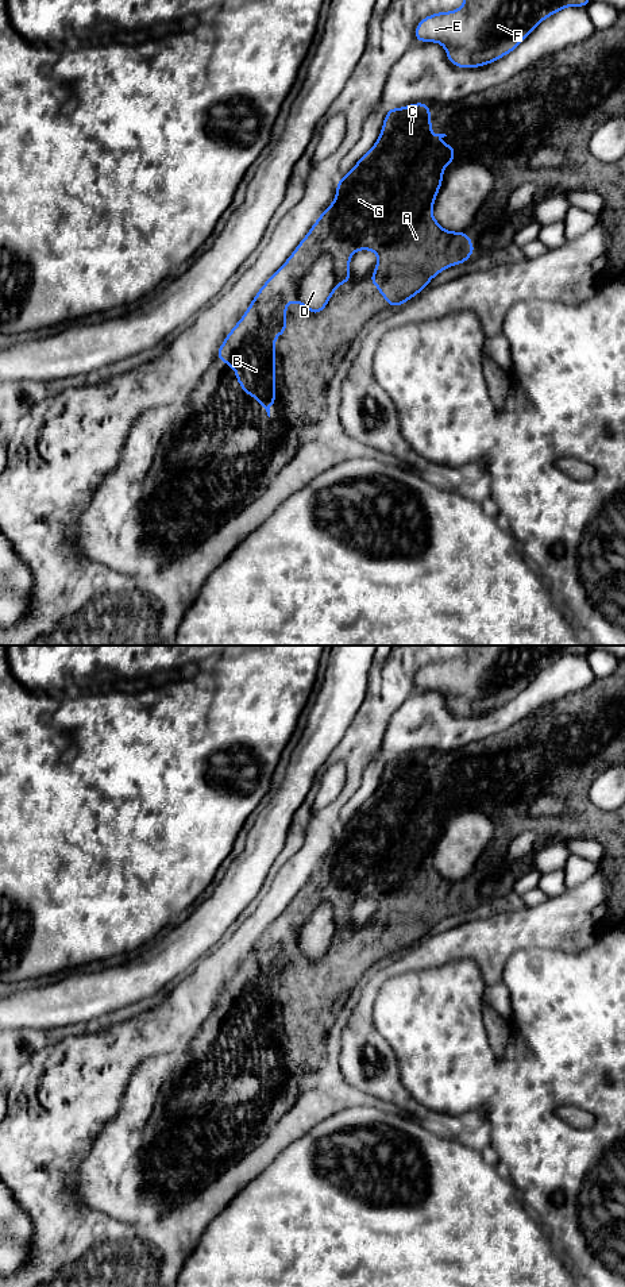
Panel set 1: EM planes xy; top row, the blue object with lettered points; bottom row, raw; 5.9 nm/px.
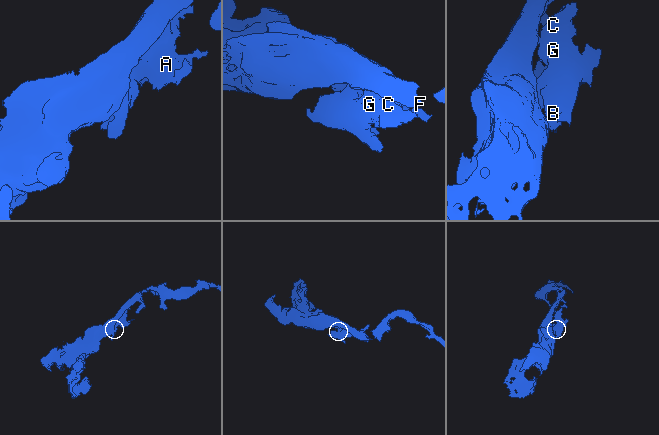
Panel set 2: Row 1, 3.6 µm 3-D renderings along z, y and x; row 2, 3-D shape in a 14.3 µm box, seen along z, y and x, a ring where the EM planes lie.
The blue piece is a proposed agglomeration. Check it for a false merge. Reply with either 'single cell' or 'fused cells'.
fused cells

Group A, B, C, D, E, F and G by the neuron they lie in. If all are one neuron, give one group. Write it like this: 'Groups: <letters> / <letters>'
Groups: A B C G / D E F

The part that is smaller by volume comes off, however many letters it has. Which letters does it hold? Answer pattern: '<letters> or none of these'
A, B, C, G

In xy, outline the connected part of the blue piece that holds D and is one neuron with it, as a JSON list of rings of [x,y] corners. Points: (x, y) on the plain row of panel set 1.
[[[320,905],[300,932],[300,951],[308,960],[317,963],[325,957],[335,937],[332,908],[331,905]]]

